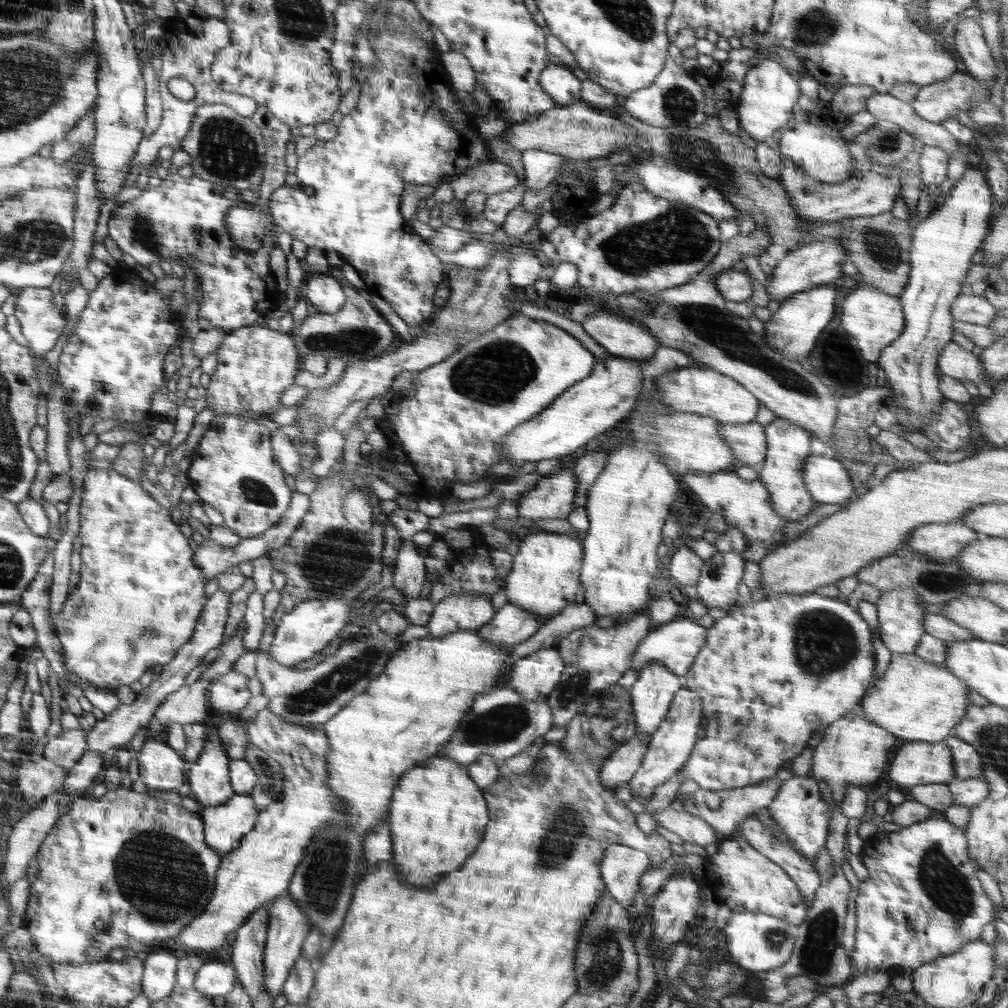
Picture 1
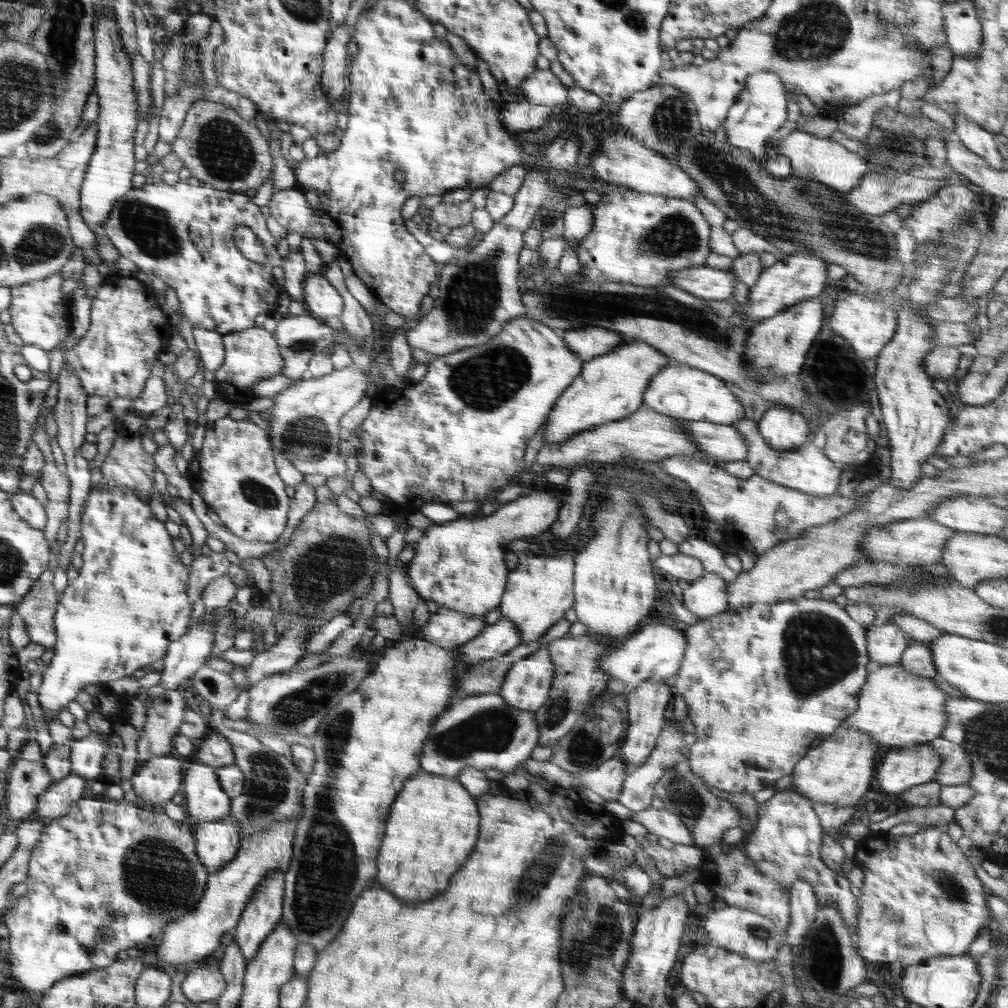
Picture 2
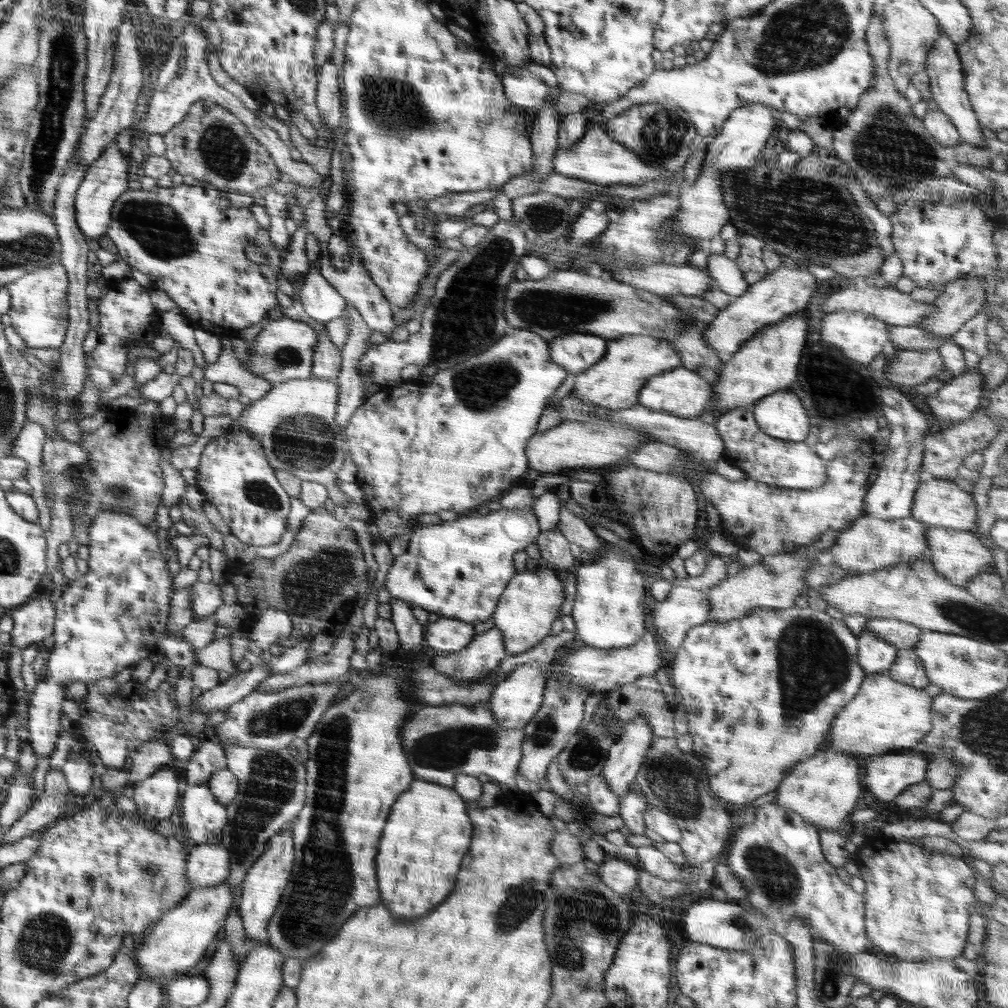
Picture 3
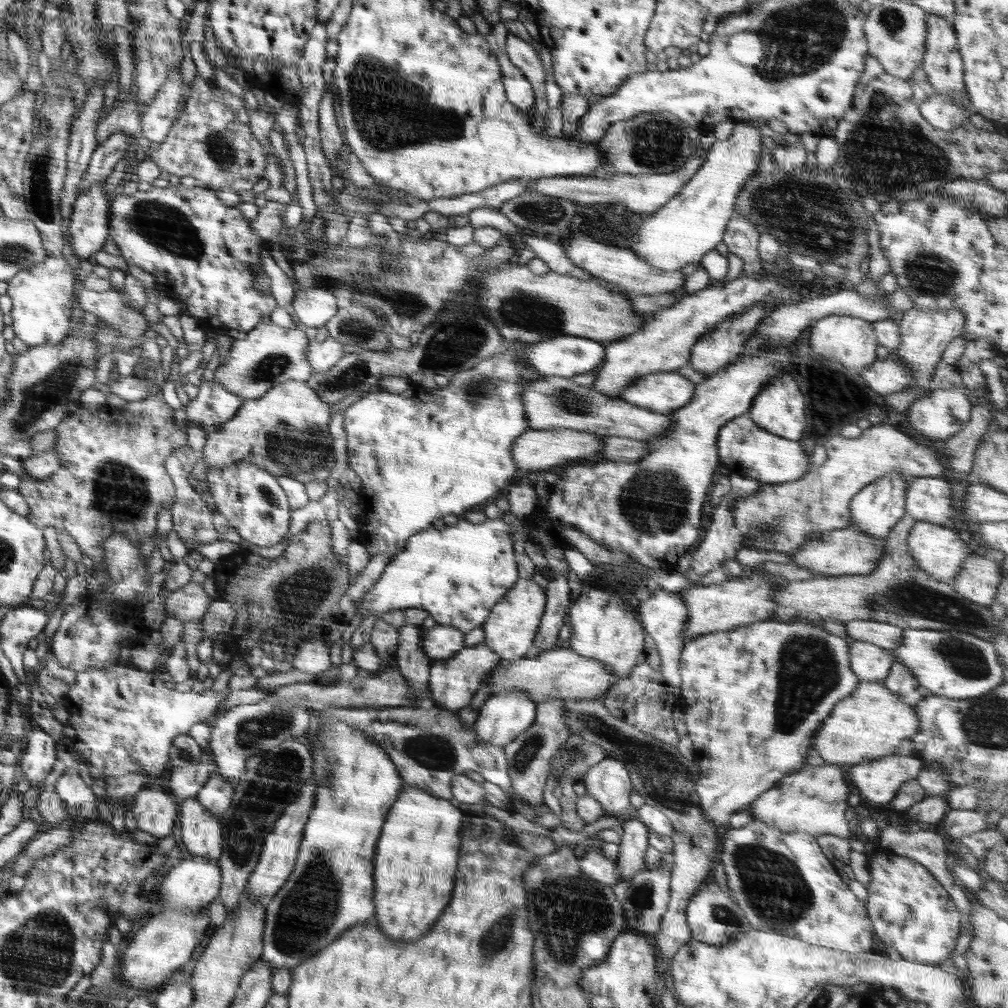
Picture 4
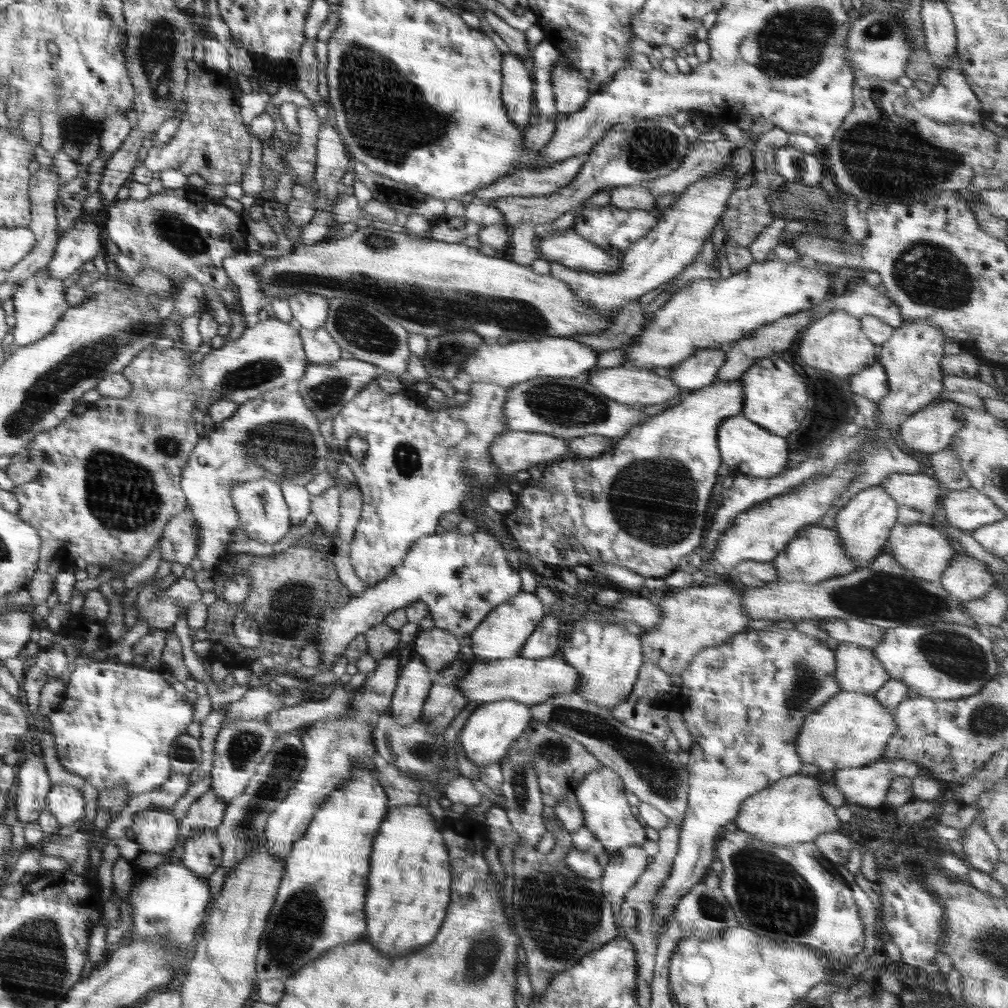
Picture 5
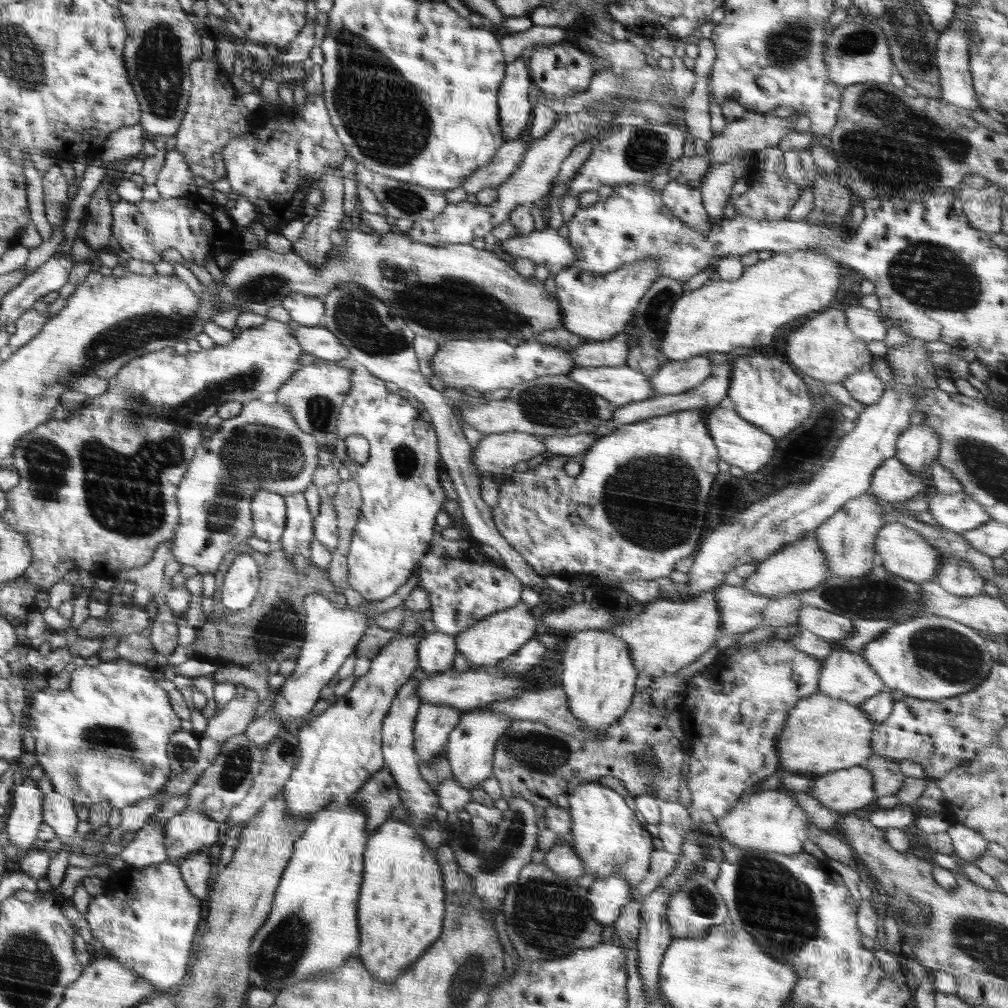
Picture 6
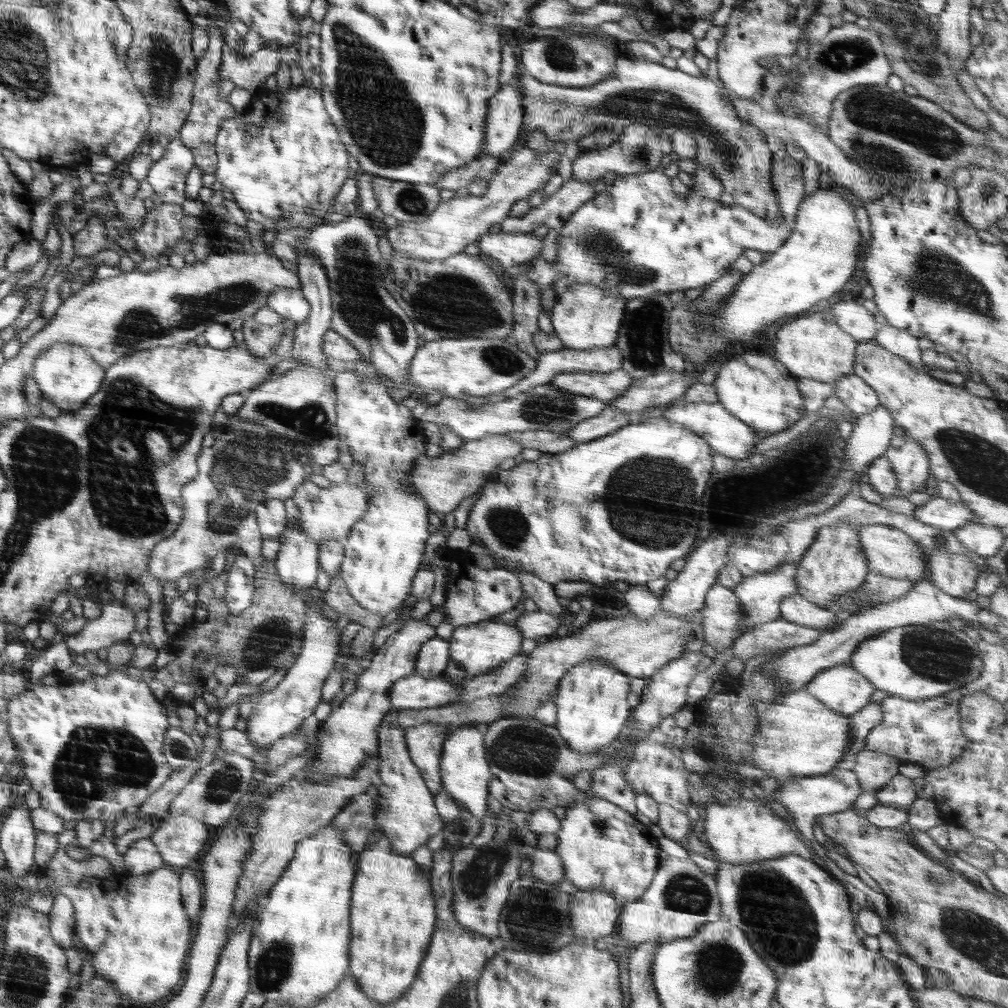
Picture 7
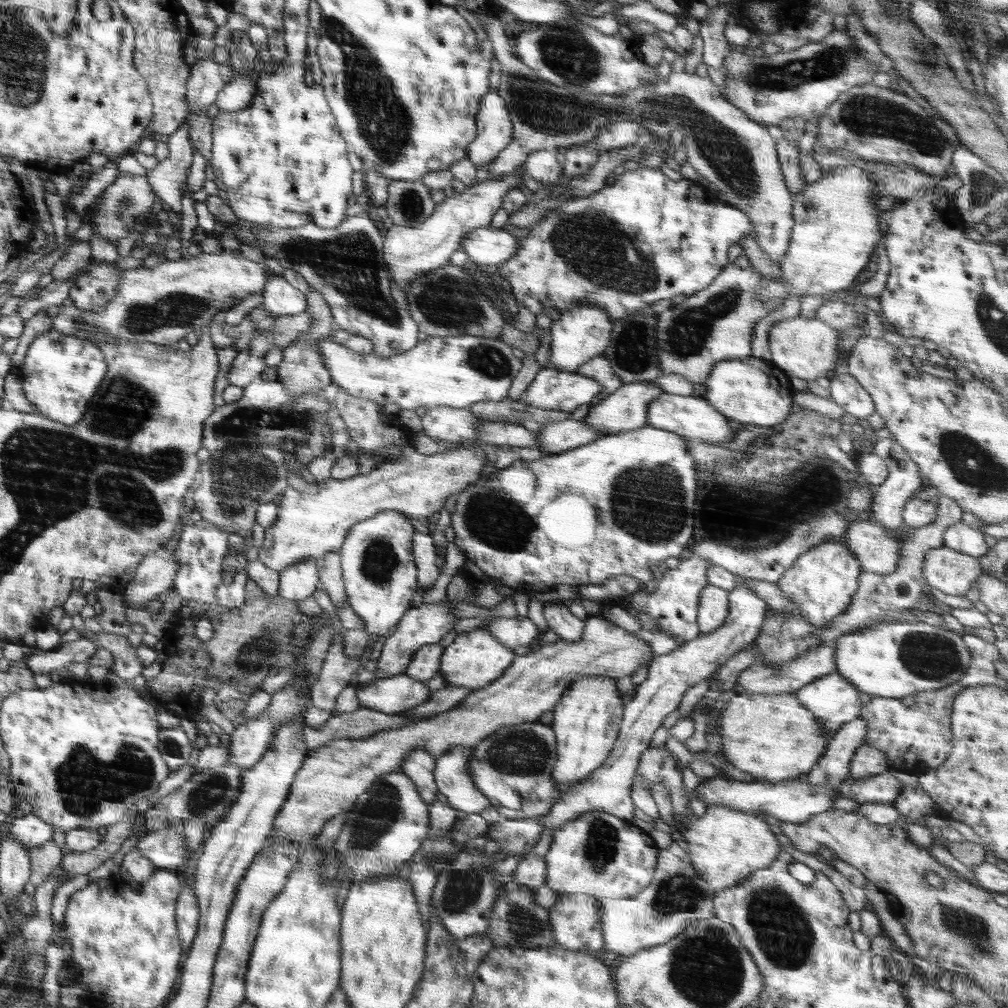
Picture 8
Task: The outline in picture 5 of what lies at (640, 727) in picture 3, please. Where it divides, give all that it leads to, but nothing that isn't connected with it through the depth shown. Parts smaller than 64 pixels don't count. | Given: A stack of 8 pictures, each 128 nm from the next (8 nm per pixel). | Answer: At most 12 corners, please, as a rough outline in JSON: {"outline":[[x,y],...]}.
{"outline":[[601,765],[576,788],[584,824],[614,857],[642,846],[624,782]]}

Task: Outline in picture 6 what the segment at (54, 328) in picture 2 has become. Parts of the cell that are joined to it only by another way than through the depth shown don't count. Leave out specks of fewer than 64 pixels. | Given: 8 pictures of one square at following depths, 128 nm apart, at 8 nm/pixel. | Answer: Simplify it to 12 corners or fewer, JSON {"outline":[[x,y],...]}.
{"outline":[[41,296],[16,321],[7,342],[16,351],[51,320]]}

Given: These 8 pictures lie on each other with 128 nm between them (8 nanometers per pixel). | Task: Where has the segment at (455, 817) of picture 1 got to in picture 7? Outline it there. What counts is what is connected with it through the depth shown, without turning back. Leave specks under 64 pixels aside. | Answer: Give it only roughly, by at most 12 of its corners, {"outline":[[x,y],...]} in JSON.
{"outline":[[383,834],[358,855],[349,969],[381,1004],[431,943],[430,878]]}

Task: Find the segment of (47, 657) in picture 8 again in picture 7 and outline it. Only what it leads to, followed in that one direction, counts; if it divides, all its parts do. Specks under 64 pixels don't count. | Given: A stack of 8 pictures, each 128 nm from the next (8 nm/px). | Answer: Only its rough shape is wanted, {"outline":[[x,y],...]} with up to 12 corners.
{"outline":[[100,605],[101,615],[64,637],[71,652],[107,649],[129,640],[135,613]]}

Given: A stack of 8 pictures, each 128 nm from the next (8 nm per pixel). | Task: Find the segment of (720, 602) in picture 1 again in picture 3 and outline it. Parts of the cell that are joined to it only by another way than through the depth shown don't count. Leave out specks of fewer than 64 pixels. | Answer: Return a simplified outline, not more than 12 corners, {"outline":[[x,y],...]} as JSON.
{"outline":[[673,587],[648,610],[672,662],[686,633],[707,622],[705,590]]}

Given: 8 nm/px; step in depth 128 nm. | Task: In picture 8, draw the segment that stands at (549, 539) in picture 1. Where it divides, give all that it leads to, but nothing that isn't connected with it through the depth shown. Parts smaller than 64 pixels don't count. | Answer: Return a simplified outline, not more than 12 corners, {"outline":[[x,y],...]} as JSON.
{"outline":[[487,628],[444,648],[446,687],[477,691],[516,658]]}

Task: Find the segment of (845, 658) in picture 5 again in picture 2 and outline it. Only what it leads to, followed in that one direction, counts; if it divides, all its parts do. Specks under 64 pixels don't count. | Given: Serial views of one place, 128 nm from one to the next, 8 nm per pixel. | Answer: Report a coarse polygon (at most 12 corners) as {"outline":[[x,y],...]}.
{"outline":[[891,618],[866,631],[870,662],[898,664],[912,644]]}

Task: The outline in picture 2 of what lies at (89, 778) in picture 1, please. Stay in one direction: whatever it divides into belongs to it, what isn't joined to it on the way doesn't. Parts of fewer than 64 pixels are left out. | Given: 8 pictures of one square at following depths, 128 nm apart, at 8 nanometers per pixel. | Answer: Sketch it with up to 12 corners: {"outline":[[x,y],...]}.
{"outline":[[75,772],[38,796],[32,814],[46,820],[66,816],[86,792]]}

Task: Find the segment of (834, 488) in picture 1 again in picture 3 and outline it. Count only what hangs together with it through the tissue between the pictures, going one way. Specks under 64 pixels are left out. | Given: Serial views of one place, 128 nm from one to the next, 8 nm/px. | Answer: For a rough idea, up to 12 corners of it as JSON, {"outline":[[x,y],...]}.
{"outline":[[750,408],[716,418],[724,459],[748,479],[787,489],[826,482],[804,441],[764,434]]}

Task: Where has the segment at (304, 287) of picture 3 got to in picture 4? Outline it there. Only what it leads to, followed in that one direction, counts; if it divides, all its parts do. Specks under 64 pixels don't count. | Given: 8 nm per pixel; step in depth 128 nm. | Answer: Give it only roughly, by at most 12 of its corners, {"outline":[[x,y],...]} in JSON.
{"outline":[[321,286],[299,290],[292,314],[302,328],[325,327],[338,310]]}

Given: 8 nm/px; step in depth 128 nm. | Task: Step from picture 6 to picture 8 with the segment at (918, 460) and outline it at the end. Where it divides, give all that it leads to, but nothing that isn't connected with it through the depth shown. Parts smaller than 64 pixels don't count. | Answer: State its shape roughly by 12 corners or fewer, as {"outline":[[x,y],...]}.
{"outline":[[894,438],[872,452],[888,468],[873,493],[869,520],[888,532],[922,489],[921,472]]}

